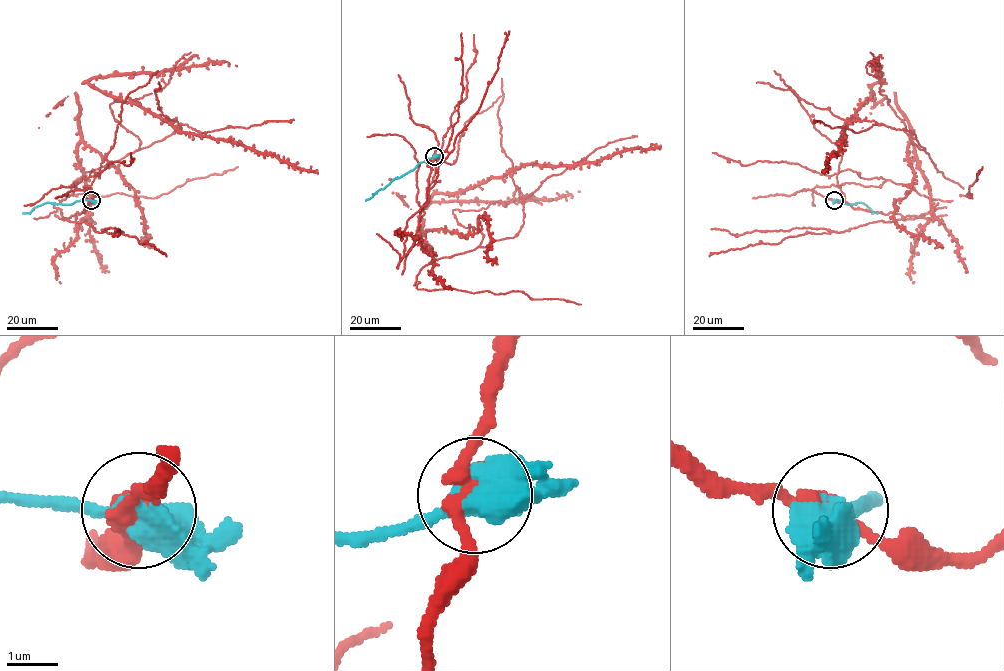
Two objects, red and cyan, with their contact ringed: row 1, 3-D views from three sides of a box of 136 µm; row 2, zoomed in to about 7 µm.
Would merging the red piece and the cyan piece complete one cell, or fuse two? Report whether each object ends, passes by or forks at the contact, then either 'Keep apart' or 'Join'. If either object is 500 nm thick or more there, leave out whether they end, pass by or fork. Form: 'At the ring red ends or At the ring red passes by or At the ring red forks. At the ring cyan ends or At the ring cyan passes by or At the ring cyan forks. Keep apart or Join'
Keep apart

